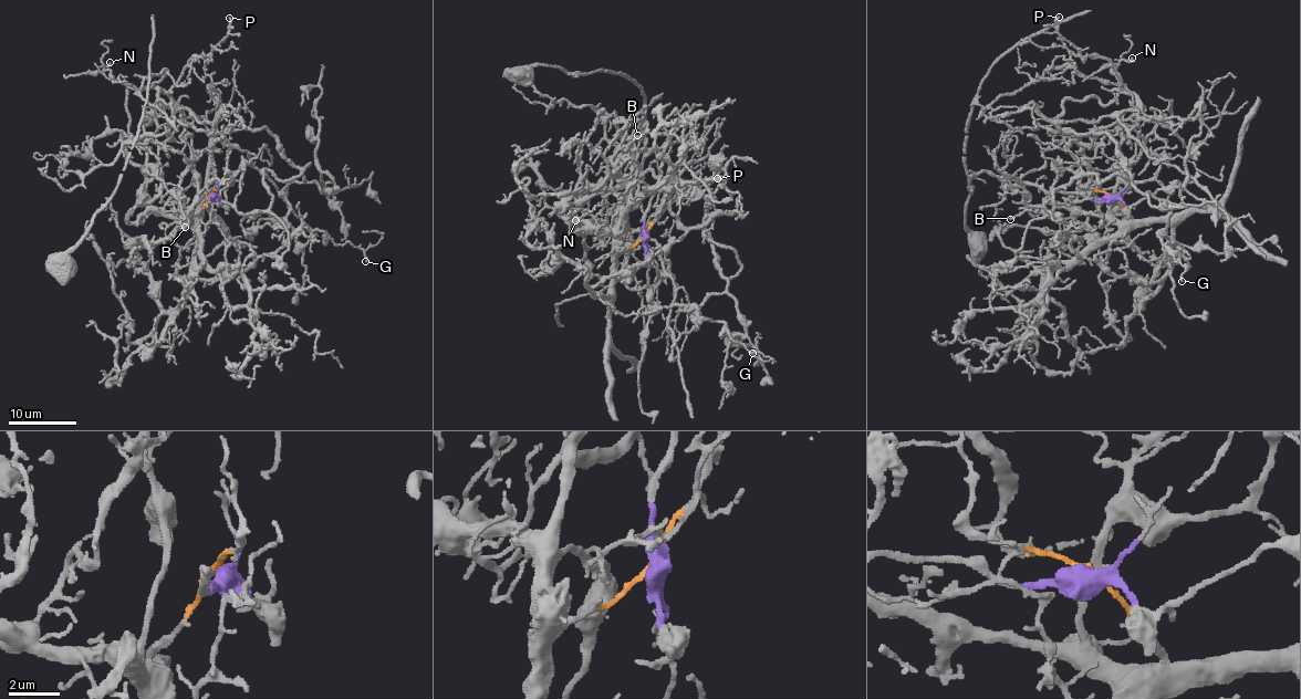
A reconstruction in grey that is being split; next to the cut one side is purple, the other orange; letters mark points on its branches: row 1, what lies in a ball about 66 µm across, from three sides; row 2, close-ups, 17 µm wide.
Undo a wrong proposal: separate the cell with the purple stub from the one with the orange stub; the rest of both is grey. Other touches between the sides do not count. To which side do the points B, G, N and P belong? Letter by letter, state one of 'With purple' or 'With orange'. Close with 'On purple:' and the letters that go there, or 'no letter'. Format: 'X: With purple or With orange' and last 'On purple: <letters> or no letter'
B: With orange
G: With purple
N: With purple
P: With purple
On purple: G, N, P

